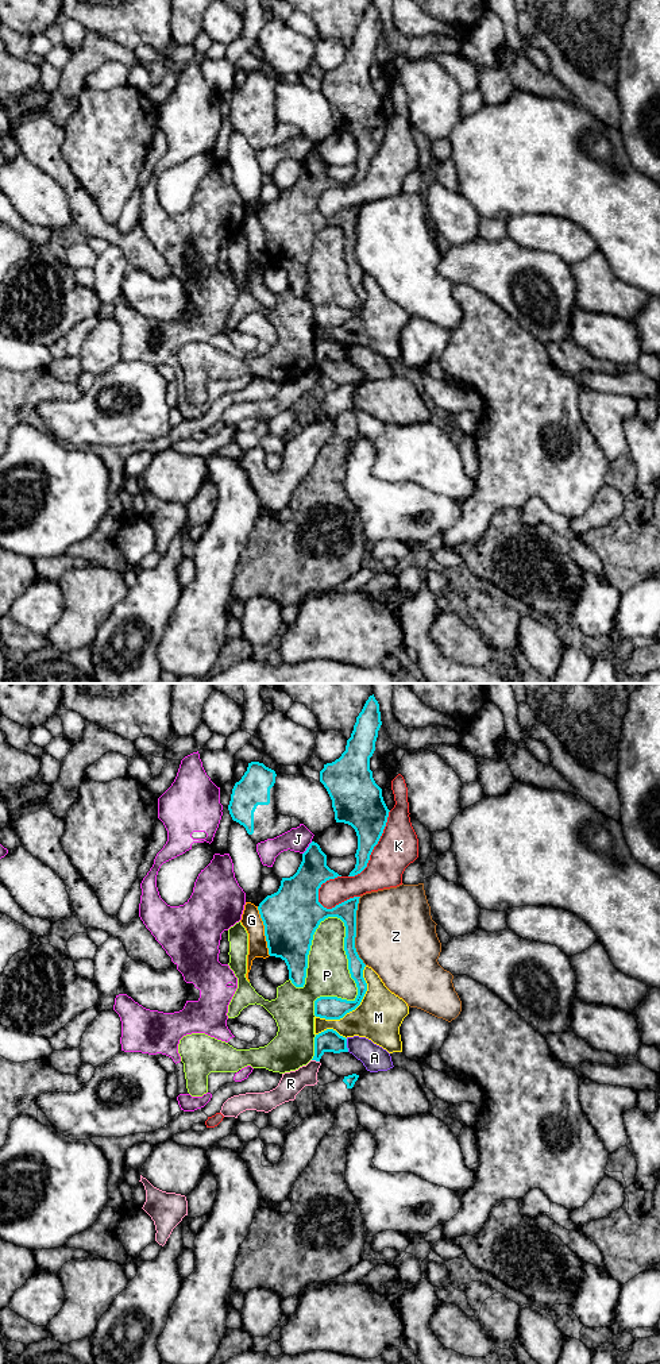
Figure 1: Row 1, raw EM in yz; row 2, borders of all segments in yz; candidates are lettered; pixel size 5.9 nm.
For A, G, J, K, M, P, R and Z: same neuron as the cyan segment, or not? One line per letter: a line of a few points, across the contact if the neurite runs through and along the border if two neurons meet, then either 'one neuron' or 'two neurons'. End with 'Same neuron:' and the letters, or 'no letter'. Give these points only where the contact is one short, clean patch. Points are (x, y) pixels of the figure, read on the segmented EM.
A: line yz (346, 1039), (348, 1051); two neurons
G: two neurons
J: two neurons
K: two neurons
M: two neurons
P: two neurons
R: line yz (312, 1059), (319, 1062); two neurons
Z: two neurons
Same neuron: no letter

